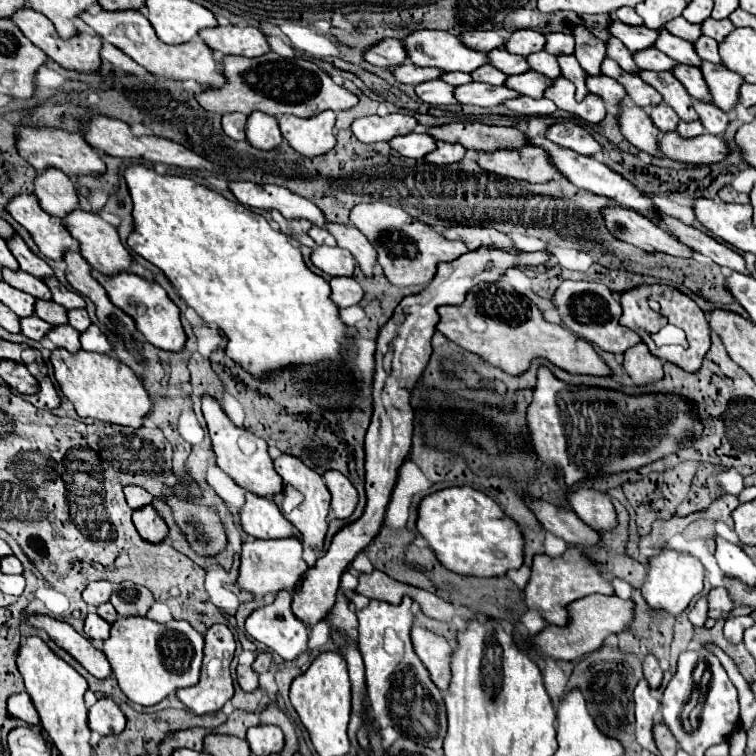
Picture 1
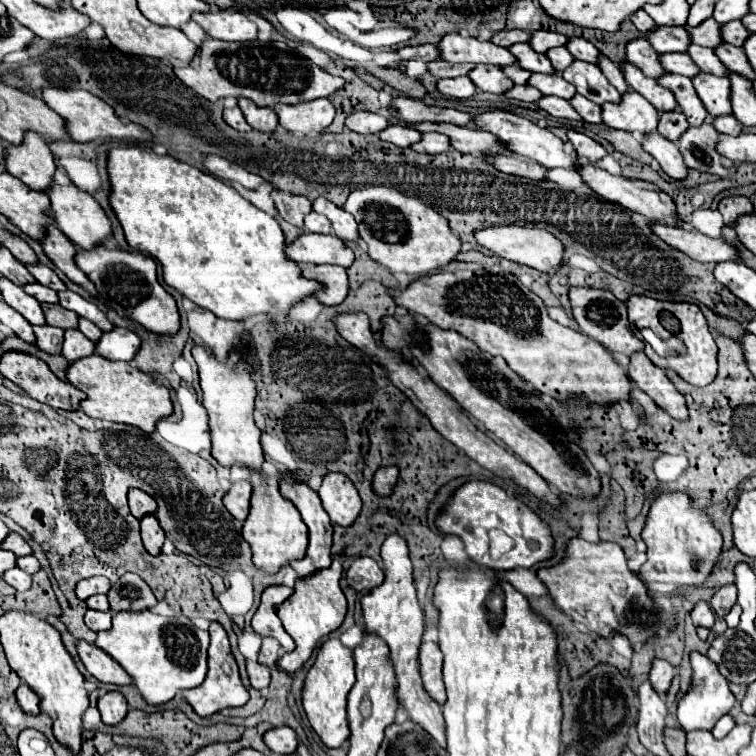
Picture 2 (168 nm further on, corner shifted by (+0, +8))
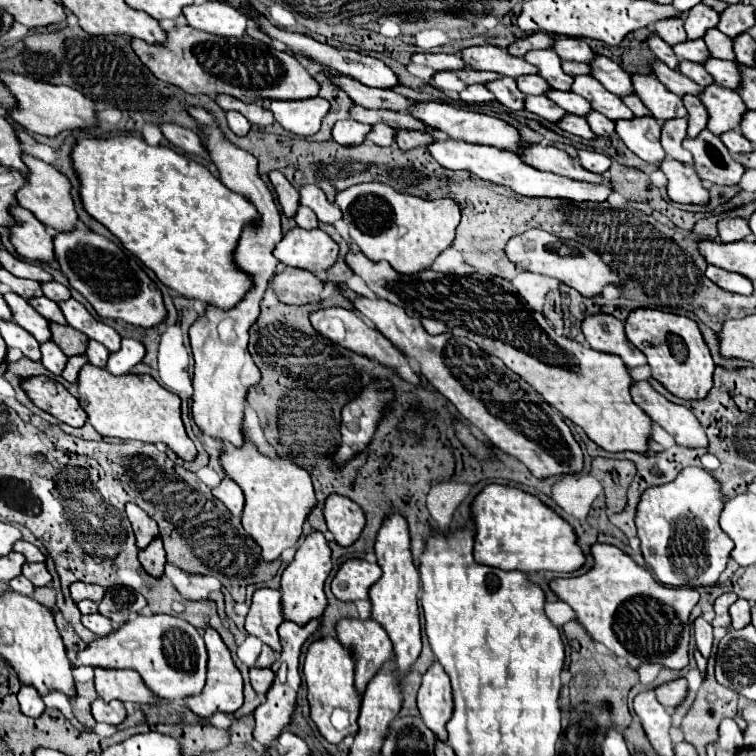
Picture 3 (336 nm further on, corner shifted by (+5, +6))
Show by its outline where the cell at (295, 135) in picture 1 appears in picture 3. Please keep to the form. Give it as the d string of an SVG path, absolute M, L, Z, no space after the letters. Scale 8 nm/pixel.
M314 96L306 100L262 100L262 106L272 110L276 122L298 136L312 136L320 130L322 118L328 114L328 100Z

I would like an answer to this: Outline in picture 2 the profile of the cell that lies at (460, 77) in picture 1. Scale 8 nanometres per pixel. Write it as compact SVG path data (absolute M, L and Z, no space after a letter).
M477 64L473 70L469 70L467 76L473 80L477 88L491 94L503 94L513 86L513 82L501 72L501 68L491 64Z

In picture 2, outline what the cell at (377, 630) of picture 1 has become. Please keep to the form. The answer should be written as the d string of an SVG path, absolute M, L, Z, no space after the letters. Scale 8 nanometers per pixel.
M391 534L391 538L387 538L387 542L383 542L381 546L381 558L385 562L385 582L361 598L365 630L367 634L379 636L389 646L389 658L391 658L395 678L397 678L397 686L395 686L397 702L407 710L409 718L415 724L419 724L425 732L429 732L439 742L439 746L445 748L441 706L427 694L419 676L419 664L417 664L419 648L417 646L421 644L421 634L423 634L423 610L415 596L411 560L409 560L407 544L403 542L403 538L399 538L397 534Z

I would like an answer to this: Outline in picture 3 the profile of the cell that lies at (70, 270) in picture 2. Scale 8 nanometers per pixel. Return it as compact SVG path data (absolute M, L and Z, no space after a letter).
M12 206L10 214L14 218L14 224L10 226L10 242L14 244L16 252L30 260L40 260L46 264L52 262L52 232L32 212L26 212L22 206Z

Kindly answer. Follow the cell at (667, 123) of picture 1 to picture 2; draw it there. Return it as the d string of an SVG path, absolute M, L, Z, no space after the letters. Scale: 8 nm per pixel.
M671 110L671 112L663 112L659 116L657 132L675 142L675 140L679 140L679 134L683 134L683 130L687 130L687 126L689 126L687 118L679 110Z

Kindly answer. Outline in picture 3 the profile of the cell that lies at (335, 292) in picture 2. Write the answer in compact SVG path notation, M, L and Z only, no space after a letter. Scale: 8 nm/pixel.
M286 268L272 278L272 290L284 304L320 304L322 288L322 280L300 268Z

